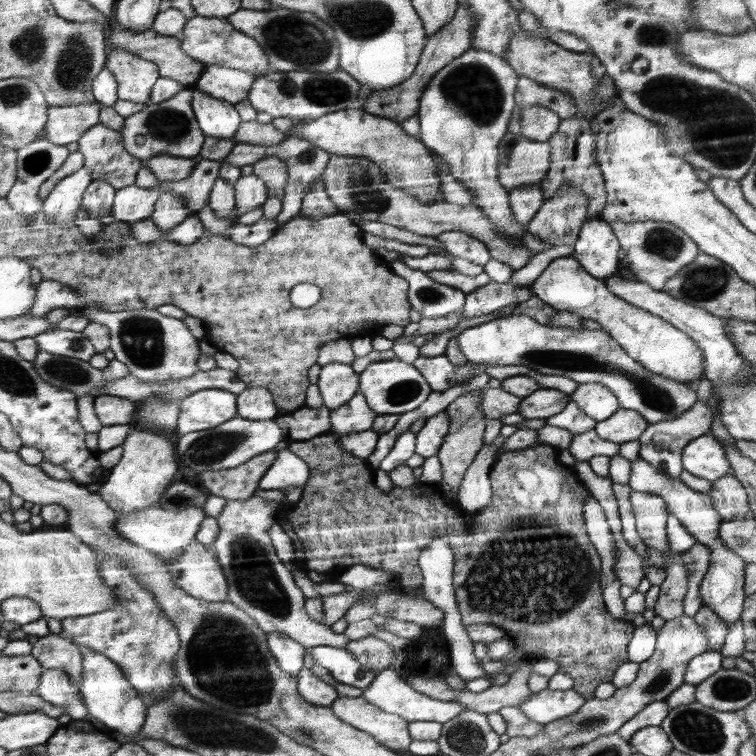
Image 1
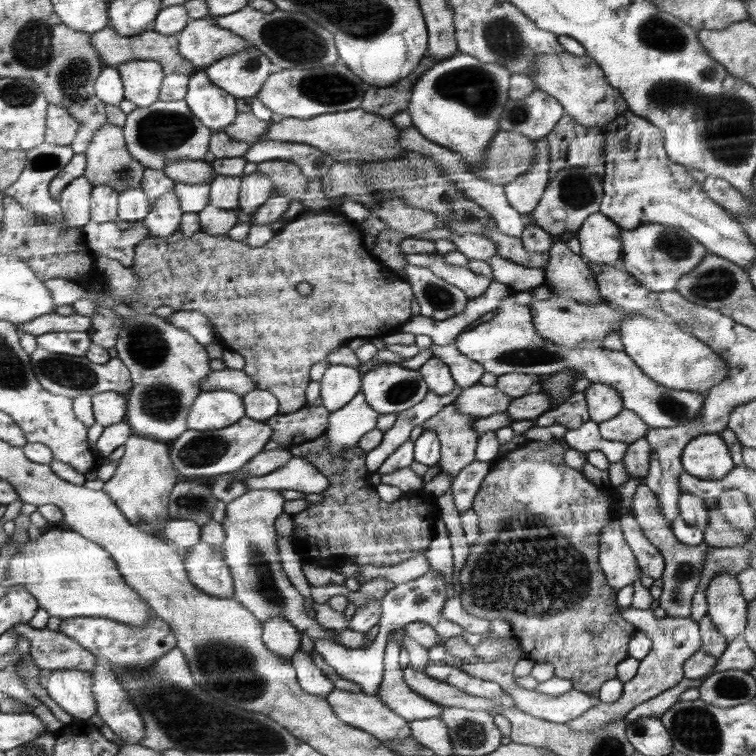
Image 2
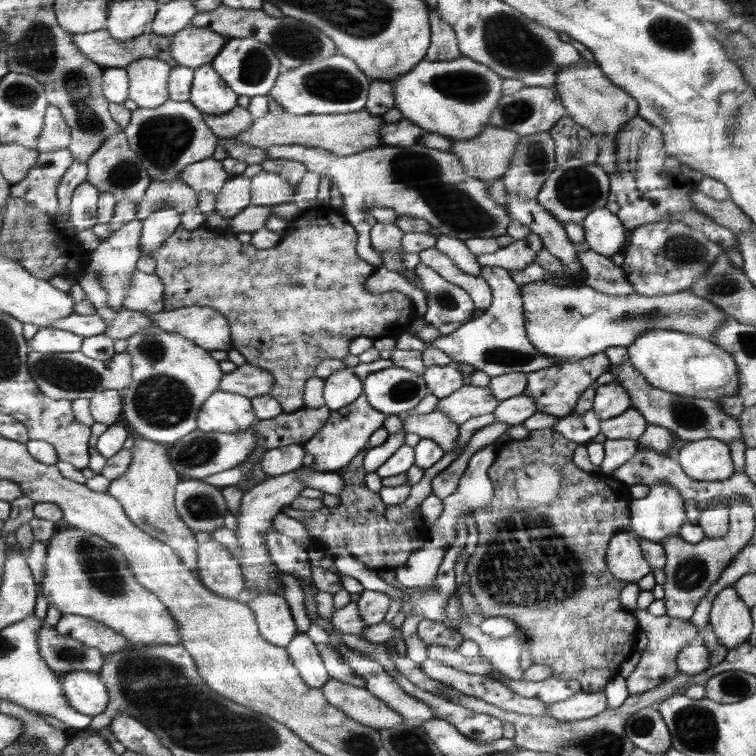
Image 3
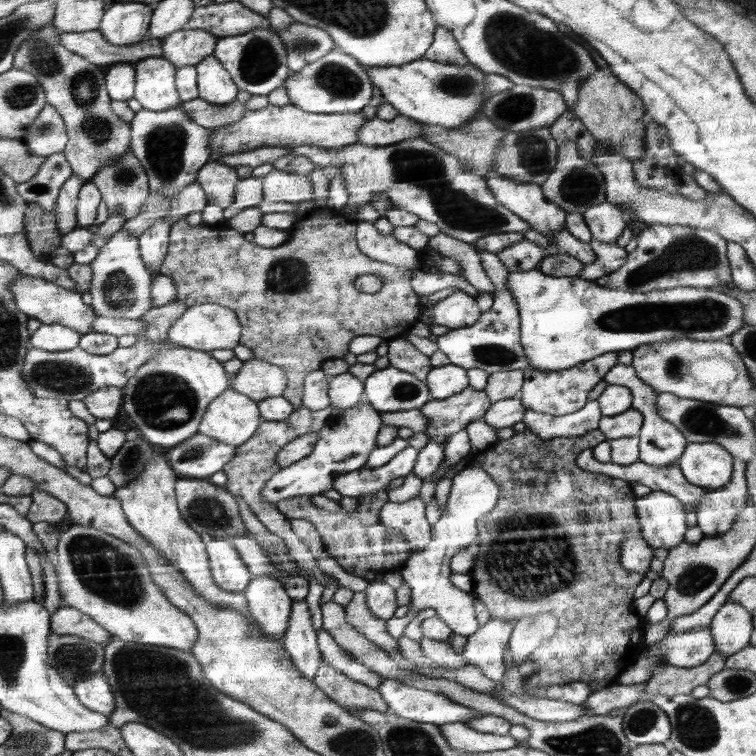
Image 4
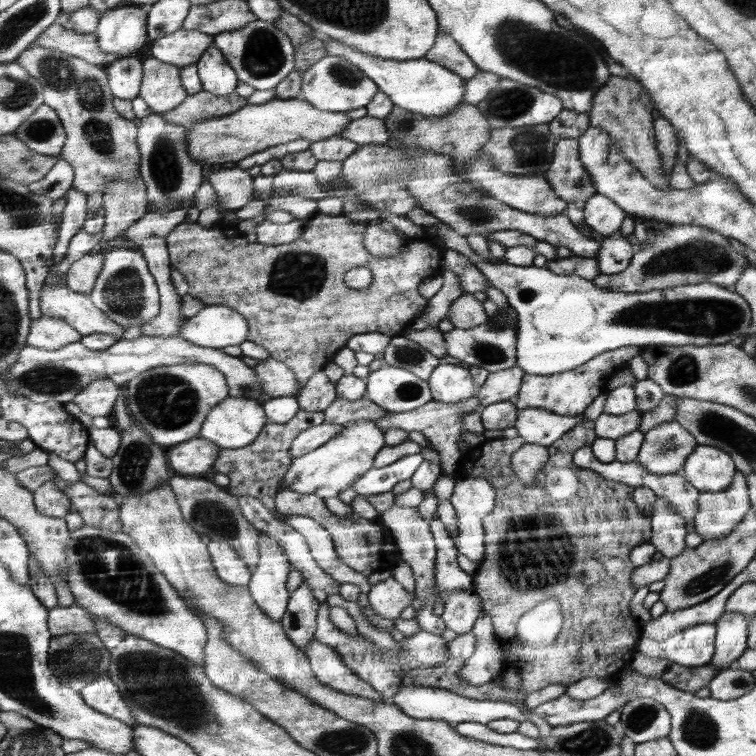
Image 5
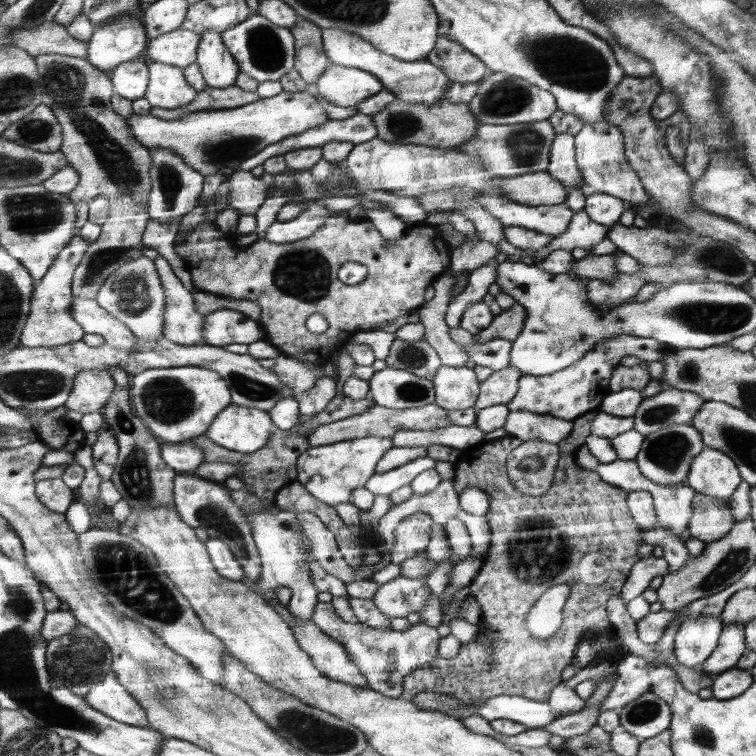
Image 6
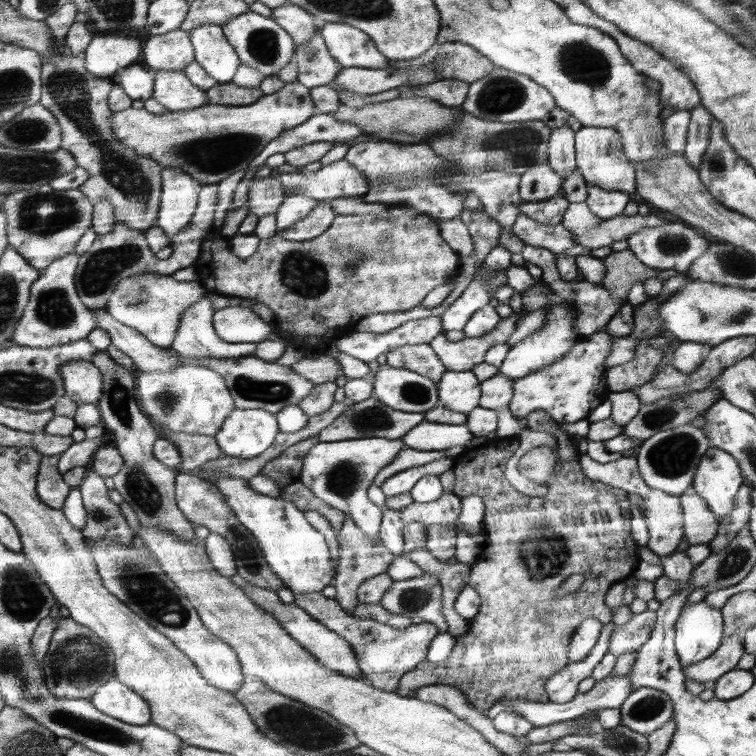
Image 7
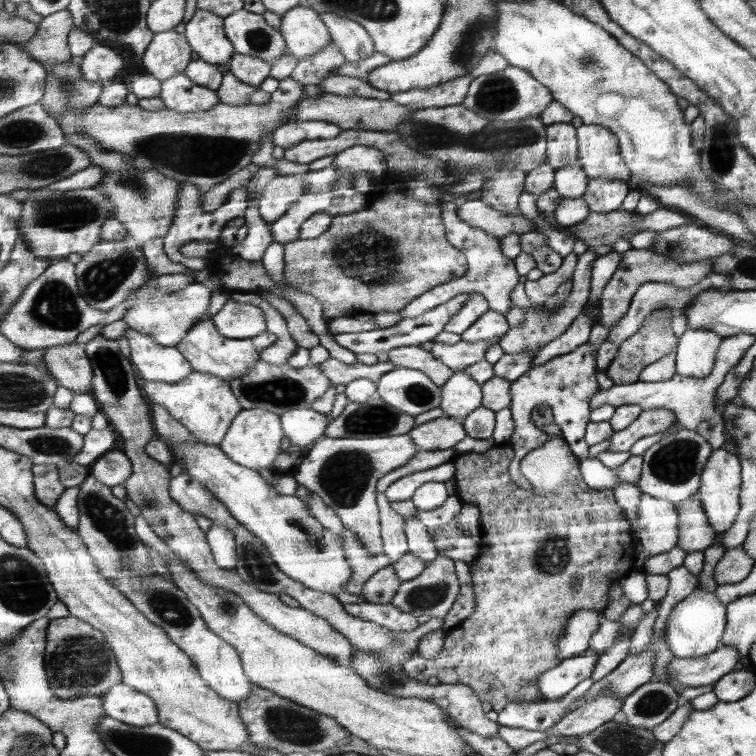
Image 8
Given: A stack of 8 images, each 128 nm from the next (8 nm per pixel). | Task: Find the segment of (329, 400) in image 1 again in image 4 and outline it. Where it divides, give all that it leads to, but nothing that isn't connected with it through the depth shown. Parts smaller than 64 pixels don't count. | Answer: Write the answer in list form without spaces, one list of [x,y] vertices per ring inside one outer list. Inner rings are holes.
[[[349,372],[329,378],[328,397],[334,409],[354,407],[361,401],[363,390],[364,383]]]

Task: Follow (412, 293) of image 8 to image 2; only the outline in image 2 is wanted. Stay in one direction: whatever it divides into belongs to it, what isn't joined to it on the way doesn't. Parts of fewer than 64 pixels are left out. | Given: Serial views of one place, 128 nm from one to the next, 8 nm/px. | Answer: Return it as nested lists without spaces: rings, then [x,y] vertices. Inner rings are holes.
[[[299,214],[290,222],[287,222],[264,246],[254,247],[244,242],[236,242],[228,235],[208,236],[204,231],[198,232],[194,236],[188,236],[181,230],[168,238],[148,237],[137,246],[137,256],[133,270],[142,277],[144,286],[142,292],[138,296],[136,302],[132,302],[130,307],[144,315],[151,315],[156,312],[156,308],[160,306],[171,306],[176,311],[198,310],[205,314],[210,322],[216,327],[218,336],[223,342],[224,348],[230,348],[238,352],[244,357],[244,373],[252,377],[252,381],[256,383],[256,388],[267,390],[273,393],[273,396],[280,402],[280,412],[291,413],[301,410],[308,405],[308,399],[305,397],[305,390],[310,380],[310,369],[317,362],[322,362],[330,352],[334,352],[336,348],[346,345],[346,340],[356,338],[356,336],[388,336],[388,334],[396,333],[396,328],[382,328],[382,326],[402,326],[412,318],[412,290],[408,286],[408,282],[396,280],[390,272],[386,272],[380,264],[376,264],[372,260],[370,254],[366,254],[366,250],[362,248],[362,239],[358,228],[354,226],[355,222],[348,222],[344,215],[338,214],[330,216],[330,214]],[[300,282],[308,282],[312,286],[312,292],[308,296],[302,296],[296,292],[296,284]]]

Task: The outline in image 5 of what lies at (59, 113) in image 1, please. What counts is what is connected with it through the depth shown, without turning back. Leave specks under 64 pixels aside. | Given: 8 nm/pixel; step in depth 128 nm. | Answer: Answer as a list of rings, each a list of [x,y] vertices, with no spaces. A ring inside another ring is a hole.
[[[46,103],[22,124],[16,135],[29,148],[46,156],[61,156],[69,139],[57,109]]]

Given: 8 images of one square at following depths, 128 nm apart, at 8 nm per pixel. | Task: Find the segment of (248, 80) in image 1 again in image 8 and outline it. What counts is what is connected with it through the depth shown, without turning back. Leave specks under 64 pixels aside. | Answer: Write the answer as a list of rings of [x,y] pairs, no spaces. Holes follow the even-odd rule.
[[[242,10],[233,12],[224,18],[226,36],[233,41],[233,48],[240,54],[252,55],[262,60],[267,60],[271,65],[276,63],[284,53],[288,53],[286,49],[285,37],[279,29],[270,26],[264,20],[263,14],[248,12]]]

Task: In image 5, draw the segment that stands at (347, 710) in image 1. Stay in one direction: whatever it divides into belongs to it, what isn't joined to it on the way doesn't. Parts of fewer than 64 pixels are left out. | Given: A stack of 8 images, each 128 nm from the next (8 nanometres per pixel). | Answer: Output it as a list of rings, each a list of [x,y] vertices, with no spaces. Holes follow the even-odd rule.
[[[312,638],[305,647],[305,653],[308,654],[315,677],[322,684],[338,689],[342,693],[370,697],[376,702],[385,700],[369,682],[361,680],[351,671],[334,647]]]

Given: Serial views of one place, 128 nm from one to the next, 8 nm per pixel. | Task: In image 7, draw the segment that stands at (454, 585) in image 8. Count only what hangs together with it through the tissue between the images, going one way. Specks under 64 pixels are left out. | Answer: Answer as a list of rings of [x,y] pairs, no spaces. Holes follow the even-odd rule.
[[[423,572],[416,578],[393,581],[378,604],[394,614],[432,622],[439,633],[448,631],[443,613],[442,584],[434,573]]]

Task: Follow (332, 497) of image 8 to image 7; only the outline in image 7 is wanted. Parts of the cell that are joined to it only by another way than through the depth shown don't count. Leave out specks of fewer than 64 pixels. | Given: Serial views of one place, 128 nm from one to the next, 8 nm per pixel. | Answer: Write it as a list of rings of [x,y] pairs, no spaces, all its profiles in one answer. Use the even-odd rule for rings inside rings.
[[[384,437],[319,442],[304,456],[299,481],[310,488],[314,496],[326,501],[332,508],[342,510],[344,516],[356,523],[368,538],[378,542],[382,510],[368,498],[368,488],[372,486],[378,472],[395,460],[398,452],[404,448],[402,439],[390,440]]]

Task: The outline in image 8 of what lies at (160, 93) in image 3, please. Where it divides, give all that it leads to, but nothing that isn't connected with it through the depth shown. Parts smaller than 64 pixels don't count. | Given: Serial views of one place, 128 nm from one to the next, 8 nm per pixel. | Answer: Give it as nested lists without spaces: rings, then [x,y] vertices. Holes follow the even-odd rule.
[[[185,72],[162,82],[161,97],[168,108],[178,112],[211,110],[220,102],[215,89],[198,84]]]

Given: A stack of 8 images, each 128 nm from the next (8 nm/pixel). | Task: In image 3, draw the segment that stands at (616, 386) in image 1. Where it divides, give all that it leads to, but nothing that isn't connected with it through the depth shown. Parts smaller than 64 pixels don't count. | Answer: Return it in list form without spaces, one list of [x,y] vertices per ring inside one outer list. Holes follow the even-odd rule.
[[[484,266],[479,276],[484,278],[491,288],[491,305],[476,319],[466,321],[454,333],[430,341],[428,346],[442,350],[457,364],[472,366],[491,377],[511,372],[528,374],[560,363],[556,356],[542,356],[533,344],[530,344],[524,324],[525,308],[520,287],[512,280],[509,271],[500,266]],[[624,360],[622,364],[614,366],[612,372],[608,373],[614,373],[616,382],[626,388],[631,400],[633,400],[632,408],[640,411],[647,423],[665,426],[674,431],[677,438],[682,439],[684,442],[704,438],[714,438],[728,444],[736,442],[736,440],[744,441],[738,417],[724,412],[723,405],[719,400],[698,399],[674,392],[666,392],[660,387],[654,387],[649,384],[649,381],[640,372],[636,371],[630,360]]]

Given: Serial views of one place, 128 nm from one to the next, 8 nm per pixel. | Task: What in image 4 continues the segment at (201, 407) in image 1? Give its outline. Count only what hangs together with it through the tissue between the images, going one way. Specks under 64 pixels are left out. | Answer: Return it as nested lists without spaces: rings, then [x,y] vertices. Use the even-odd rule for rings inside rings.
[[[228,388],[226,396],[218,396],[218,400],[214,400],[214,404],[209,406],[210,408],[207,408],[202,416],[201,433],[224,444],[238,446],[246,443],[246,440],[253,438],[257,428],[264,421],[257,402],[234,389]]]

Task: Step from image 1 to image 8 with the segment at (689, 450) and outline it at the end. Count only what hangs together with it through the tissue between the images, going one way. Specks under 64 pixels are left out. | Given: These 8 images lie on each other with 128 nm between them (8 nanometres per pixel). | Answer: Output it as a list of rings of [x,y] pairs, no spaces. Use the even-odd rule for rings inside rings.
[[[725,448],[712,450],[712,456],[705,462],[700,475],[700,488],[696,497],[701,502],[702,508],[705,509],[706,516],[709,518],[710,524],[719,533],[732,528],[737,514],[741,507],[740,491],[741,491],[741,464],[740,459],[730,454]]]

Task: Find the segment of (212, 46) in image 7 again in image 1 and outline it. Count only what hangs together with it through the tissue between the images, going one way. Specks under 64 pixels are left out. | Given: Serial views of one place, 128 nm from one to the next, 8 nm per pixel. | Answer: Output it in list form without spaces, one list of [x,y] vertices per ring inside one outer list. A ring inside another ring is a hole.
[[[197,85],[193,88],[194,110],[205,137],[234,138],[242,122],[235,105],[230,101],[202,93],[202,89]]]

